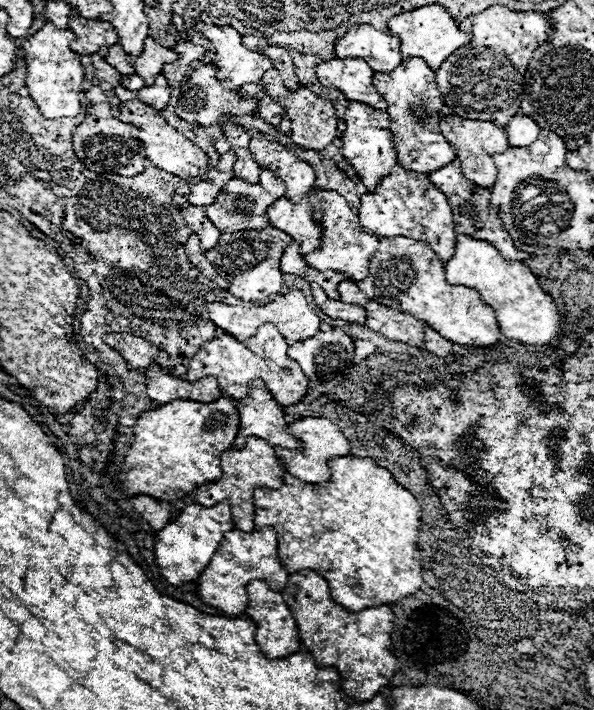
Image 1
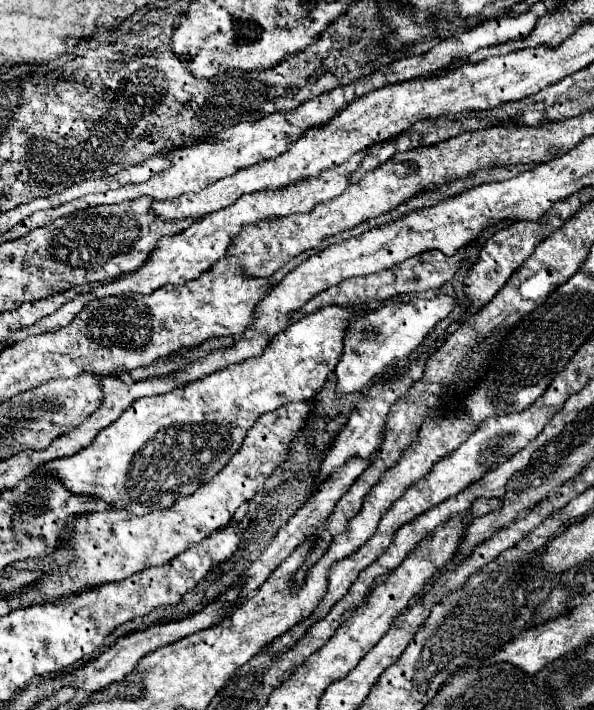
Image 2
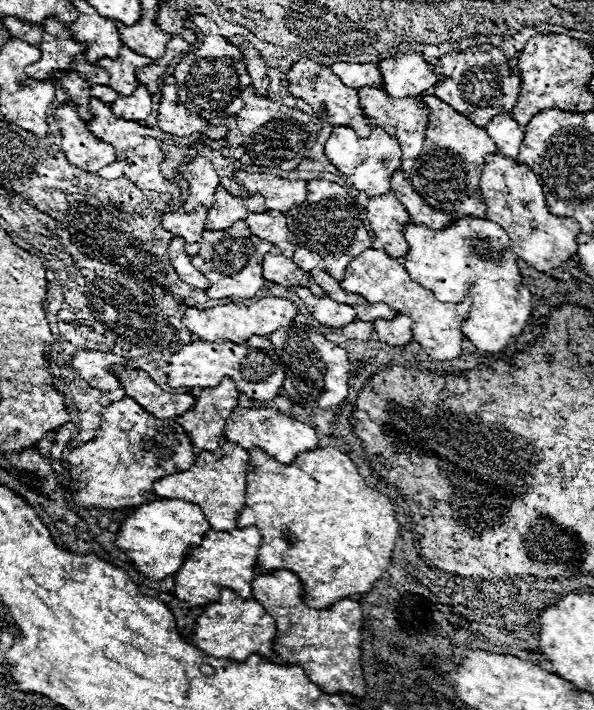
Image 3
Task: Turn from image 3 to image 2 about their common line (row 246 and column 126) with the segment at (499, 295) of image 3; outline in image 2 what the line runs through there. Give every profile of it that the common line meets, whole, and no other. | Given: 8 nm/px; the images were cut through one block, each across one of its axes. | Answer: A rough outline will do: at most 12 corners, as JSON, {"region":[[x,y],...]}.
{"region":[[328,306],[262,356],[136,400],[44,464],[76,496],[192,496],[262,414],[308,402],[360,314]]}

